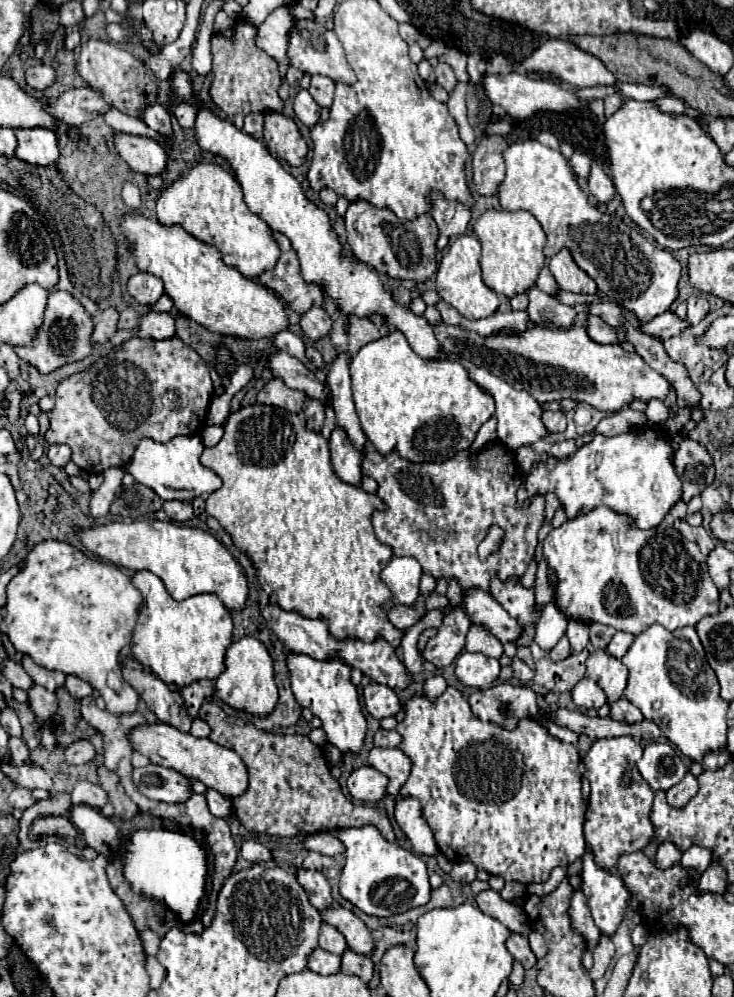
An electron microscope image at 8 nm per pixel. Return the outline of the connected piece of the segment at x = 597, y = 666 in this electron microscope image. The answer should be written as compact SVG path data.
M598 649L594 651L594 655L590 655L590 659L586 661L586 675L602 687L608 703L618 701L624 695L628 671L622 661L610 657L606 651Z

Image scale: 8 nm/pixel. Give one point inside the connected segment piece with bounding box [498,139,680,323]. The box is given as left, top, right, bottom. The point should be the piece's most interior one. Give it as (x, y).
(628, 269)

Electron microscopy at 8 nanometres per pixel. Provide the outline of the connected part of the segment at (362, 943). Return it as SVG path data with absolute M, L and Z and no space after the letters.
M338 905L338 907L328 907L320 911L320 915L324 923L336 927L346 937L348 949L352 949L354 953L362 953L362 955L368 955L372 951L374 941L372 941L370 929L352 911Z

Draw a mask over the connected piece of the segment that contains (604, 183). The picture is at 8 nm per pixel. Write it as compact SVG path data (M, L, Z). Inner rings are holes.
M596 163L592 165L592 173L588 177L588 187L590 187L590 193L600 201L600 203L608 203L610 199L614 199L616 195L616 189L614 189L614 183L612 179L604 173L602 167L598 167Z

